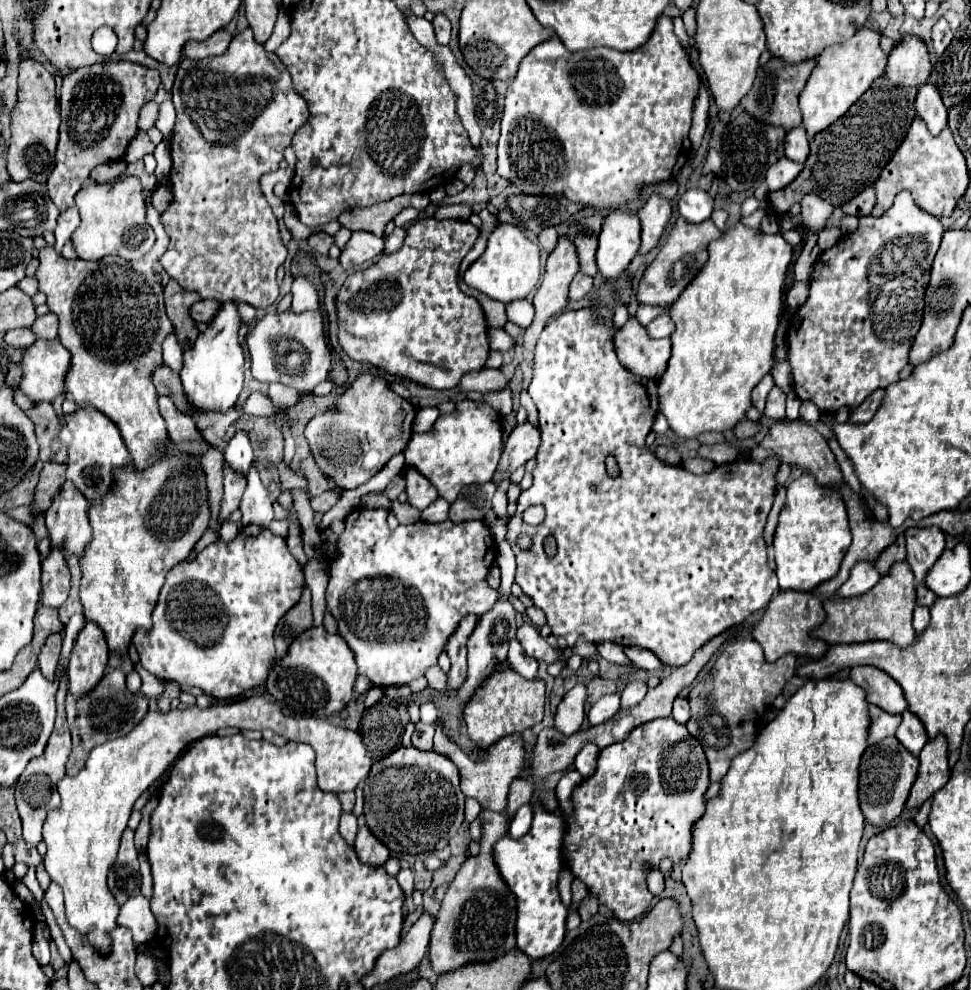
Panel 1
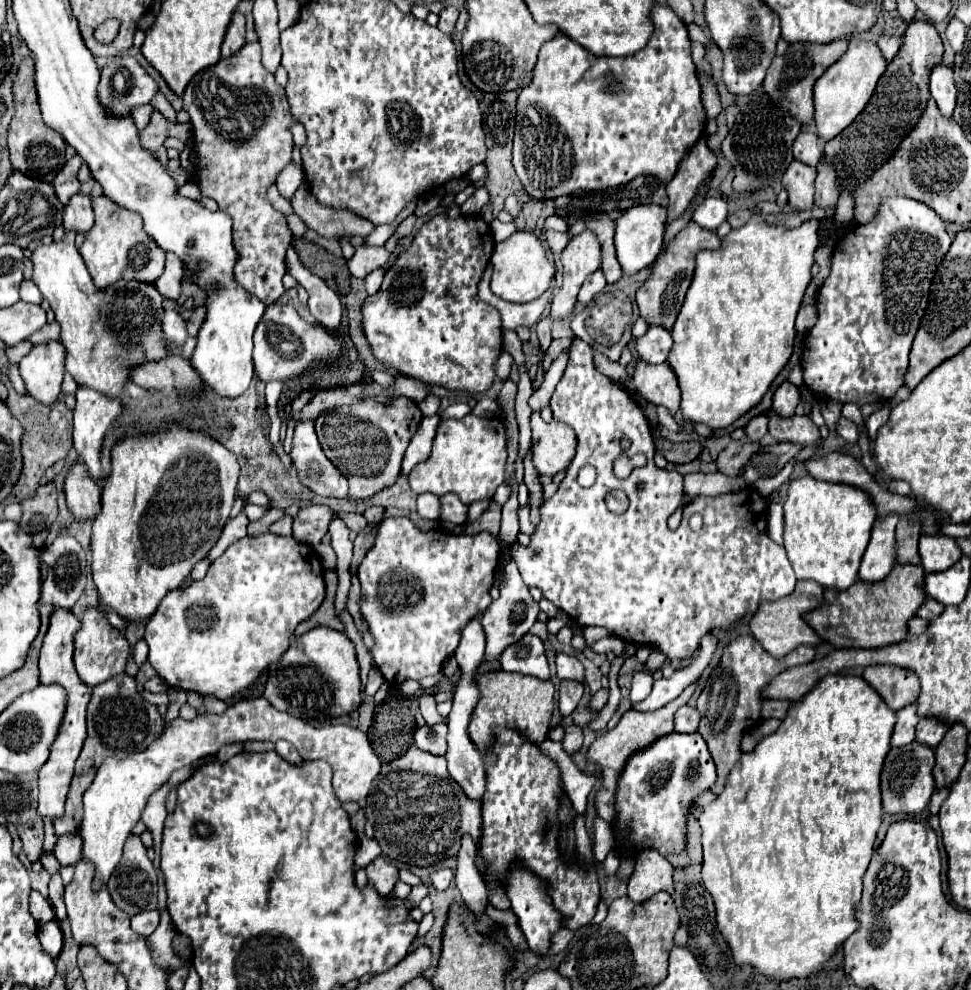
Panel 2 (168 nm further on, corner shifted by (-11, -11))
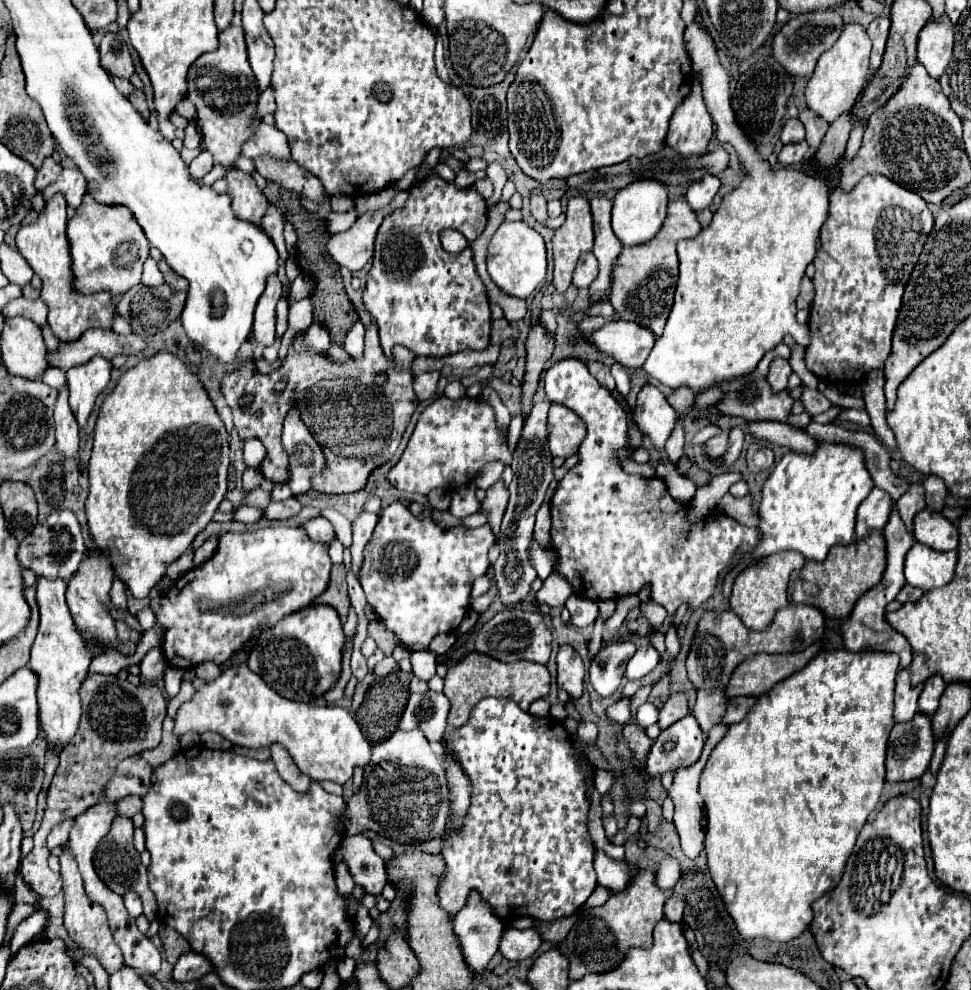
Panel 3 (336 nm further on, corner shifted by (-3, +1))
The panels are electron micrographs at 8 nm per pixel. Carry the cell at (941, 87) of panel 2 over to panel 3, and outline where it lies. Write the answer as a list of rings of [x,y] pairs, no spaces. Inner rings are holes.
[[[947,14],[931,18],[919,32],[917,60],[927,68],[931,78],[941,78],[943,70],[953,58],[953,24]]]

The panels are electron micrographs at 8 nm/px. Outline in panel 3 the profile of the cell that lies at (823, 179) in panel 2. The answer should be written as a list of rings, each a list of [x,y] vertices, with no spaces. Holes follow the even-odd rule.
[[[809,108],[799,110],[799,120],[803,122],[803,126],[805,126],[805,130],[807,130],[807,136],[805,136],[807,144],[817,150],[817,148],[821,146],[821,142],[823,142],[823,136],[825,136],[829,124],[827,124],[823,118],[819,118],[819,116],[817,116],[813,110],[809,110]]]

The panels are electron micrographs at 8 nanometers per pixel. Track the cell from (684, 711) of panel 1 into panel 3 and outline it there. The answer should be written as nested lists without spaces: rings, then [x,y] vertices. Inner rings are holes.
[[[673,694],[665,702],[665,706],[661,708],[661,712],[659,712],[659,726],[661,726],[661,730],[669,728],[671,724],[675,724],[677,720],[681,720],[687,714],[689,714],[689,708],[687,708],[685,696],[683,694]]]

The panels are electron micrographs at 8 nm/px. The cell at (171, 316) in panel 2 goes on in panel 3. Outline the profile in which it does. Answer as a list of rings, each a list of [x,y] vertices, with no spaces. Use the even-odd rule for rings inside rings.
[[[147,258],[141,282],[143,282],[145,286],[159,286],[159,284],[163,284],[163,274],[159,272],[159,268],[157,268],[157,262],[155,262],[153,258]]]

